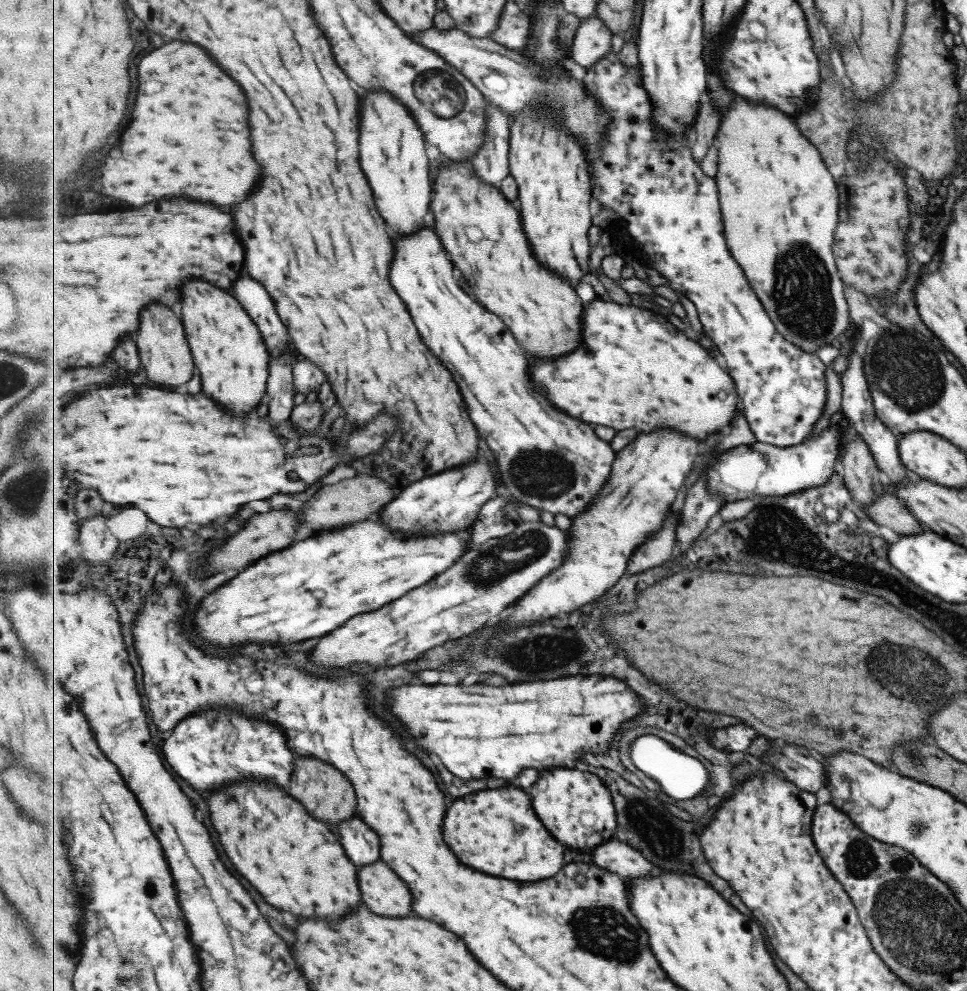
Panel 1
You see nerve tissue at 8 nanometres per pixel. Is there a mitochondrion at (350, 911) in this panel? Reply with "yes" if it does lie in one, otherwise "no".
no

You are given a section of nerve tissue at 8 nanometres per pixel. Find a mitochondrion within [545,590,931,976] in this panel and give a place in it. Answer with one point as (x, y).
(600, 930)

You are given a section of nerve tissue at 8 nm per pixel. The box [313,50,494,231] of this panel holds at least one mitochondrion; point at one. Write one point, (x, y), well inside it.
(442, 94)

